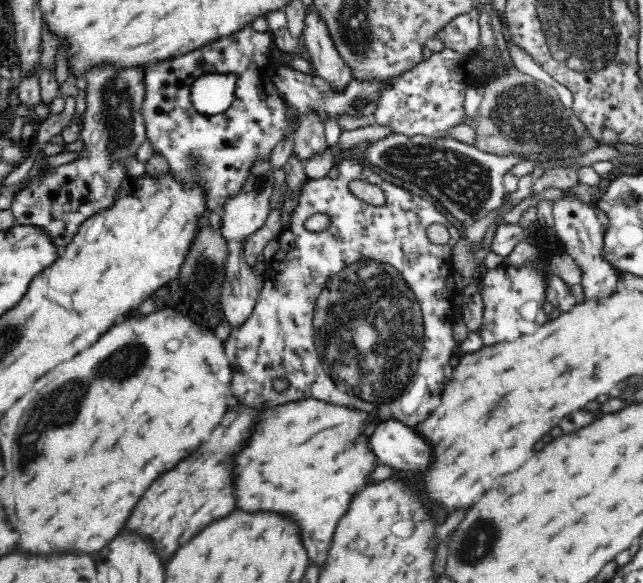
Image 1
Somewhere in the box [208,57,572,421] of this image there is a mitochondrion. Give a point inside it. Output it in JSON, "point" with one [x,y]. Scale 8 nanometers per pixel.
{"point":[370,301]}

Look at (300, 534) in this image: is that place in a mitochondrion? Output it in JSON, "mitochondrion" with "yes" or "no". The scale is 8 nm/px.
{"mitochondrion":"no"}

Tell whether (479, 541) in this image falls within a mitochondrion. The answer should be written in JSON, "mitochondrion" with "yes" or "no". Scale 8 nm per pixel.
{"mitochondrion":"yes"}

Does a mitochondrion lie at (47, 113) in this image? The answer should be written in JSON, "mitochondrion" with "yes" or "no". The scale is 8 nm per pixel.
{"mitochondrion":"no"}

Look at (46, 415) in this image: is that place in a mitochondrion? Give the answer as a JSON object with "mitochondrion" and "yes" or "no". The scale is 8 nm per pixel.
{"mitochondrion":"yes"}

